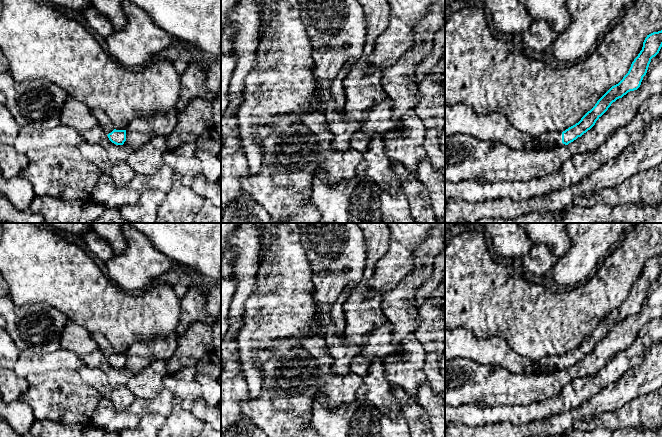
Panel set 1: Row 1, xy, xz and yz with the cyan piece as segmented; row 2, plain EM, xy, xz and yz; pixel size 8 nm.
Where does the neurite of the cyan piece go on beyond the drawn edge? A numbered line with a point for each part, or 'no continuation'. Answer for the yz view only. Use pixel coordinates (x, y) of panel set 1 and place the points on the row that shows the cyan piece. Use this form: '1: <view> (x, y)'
1: yz (459, 119)

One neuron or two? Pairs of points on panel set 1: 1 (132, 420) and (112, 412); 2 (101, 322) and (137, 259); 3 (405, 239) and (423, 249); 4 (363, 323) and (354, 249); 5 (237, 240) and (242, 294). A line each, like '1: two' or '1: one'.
1: one
2: two
3: two
4: two
5: one

